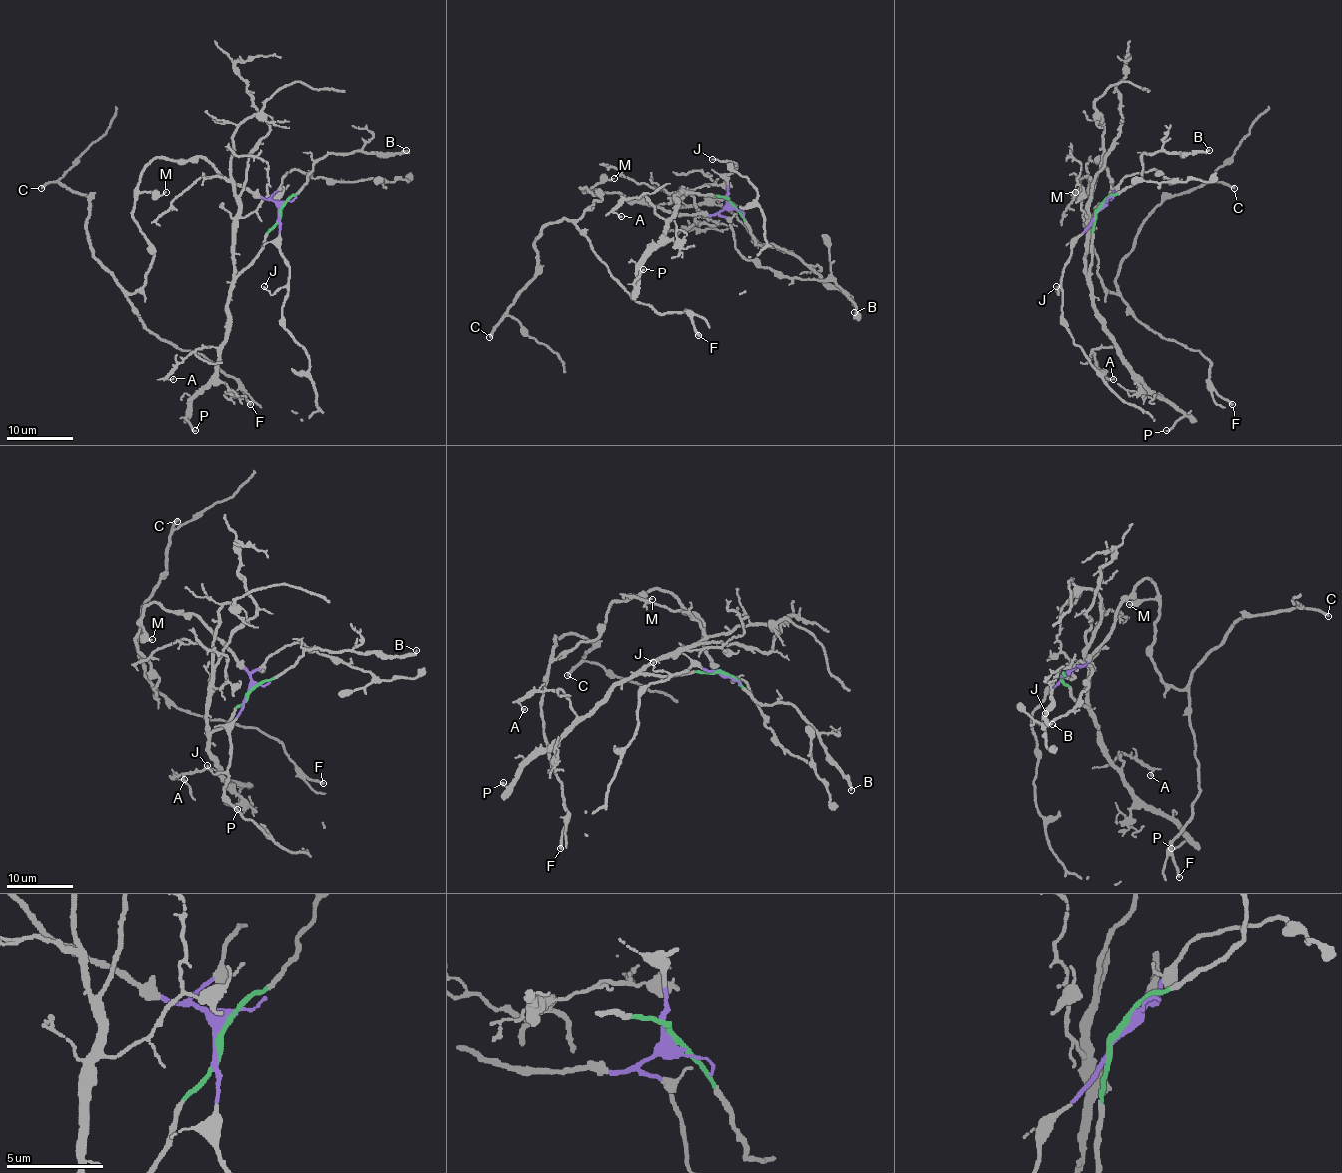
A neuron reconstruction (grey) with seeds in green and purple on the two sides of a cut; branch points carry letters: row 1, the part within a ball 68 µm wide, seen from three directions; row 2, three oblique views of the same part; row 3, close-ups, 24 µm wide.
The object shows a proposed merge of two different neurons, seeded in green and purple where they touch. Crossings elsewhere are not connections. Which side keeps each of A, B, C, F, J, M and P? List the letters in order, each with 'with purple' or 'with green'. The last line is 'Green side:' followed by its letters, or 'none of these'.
A: with green
B: with green
C: with purple
F: with purple
J: with purple
M: with purple
P: with green
Green side: A, B, P

